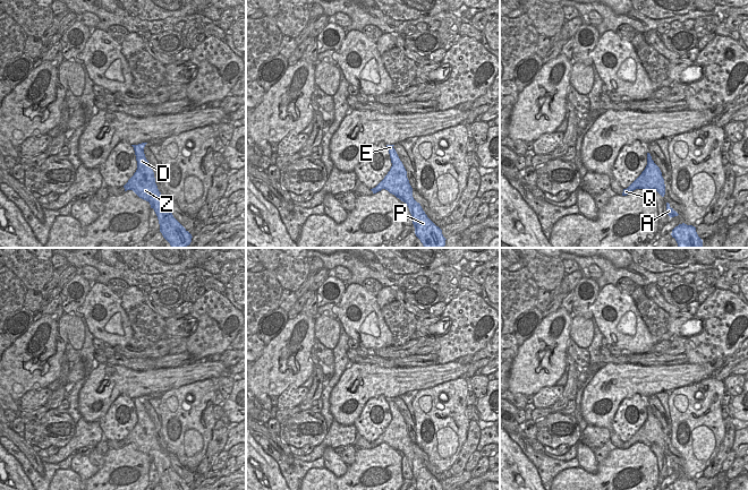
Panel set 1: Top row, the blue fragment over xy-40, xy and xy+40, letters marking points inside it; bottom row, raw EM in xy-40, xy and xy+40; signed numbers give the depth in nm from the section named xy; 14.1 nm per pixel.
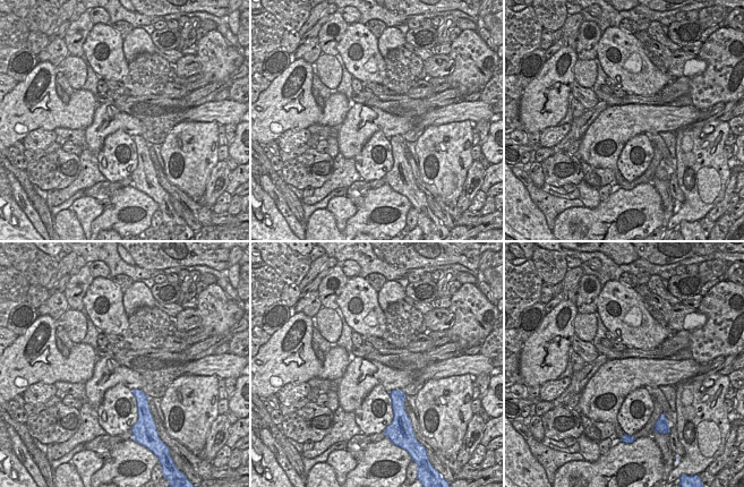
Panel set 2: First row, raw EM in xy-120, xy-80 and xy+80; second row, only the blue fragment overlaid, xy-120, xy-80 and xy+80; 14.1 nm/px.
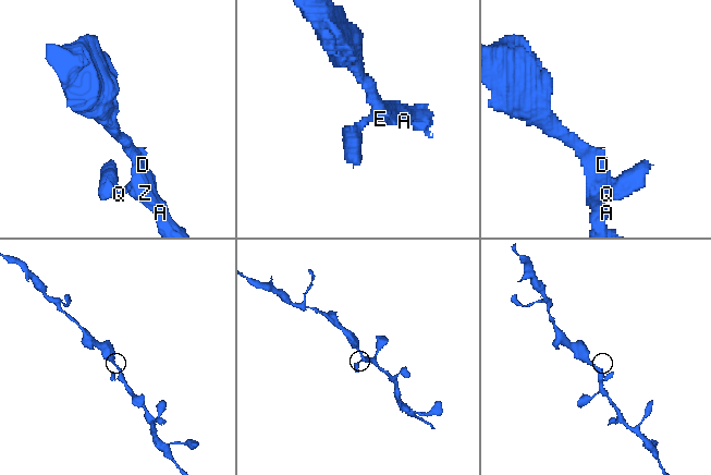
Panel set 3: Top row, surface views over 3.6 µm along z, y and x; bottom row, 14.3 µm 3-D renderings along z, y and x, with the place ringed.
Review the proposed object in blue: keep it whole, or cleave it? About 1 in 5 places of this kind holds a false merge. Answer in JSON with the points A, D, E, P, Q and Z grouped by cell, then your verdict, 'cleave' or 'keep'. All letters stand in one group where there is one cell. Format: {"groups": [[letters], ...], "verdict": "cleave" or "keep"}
{"groups": [["A", "D", "E", "P", "Q", "Z"]], "verdict": "keep"}

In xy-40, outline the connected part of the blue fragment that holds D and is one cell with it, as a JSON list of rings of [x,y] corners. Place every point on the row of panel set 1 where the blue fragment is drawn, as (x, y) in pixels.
[[[147,143],[131,145],[135,151],[137,170],[124,186],[125,191],[133,190],[139,198],[150,203],[154,209],[160,232],[171,248],[186,248],[192,242],[192,234],[173,217],[168,199],[164,198],[155,183],[154,172],[145,157],[144,147]]]

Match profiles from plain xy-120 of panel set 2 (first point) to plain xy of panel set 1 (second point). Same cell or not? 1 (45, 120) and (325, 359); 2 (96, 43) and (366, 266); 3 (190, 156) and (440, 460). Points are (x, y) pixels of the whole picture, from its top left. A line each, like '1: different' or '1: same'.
1: different
2: different
3: same

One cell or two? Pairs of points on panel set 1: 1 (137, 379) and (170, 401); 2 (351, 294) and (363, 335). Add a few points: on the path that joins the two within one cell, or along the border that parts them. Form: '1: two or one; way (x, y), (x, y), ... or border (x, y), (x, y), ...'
1: two; border (192, 384), (173, 387), (166, 392)
2: one; way (356, 304), (363, 312), (363, 325)

